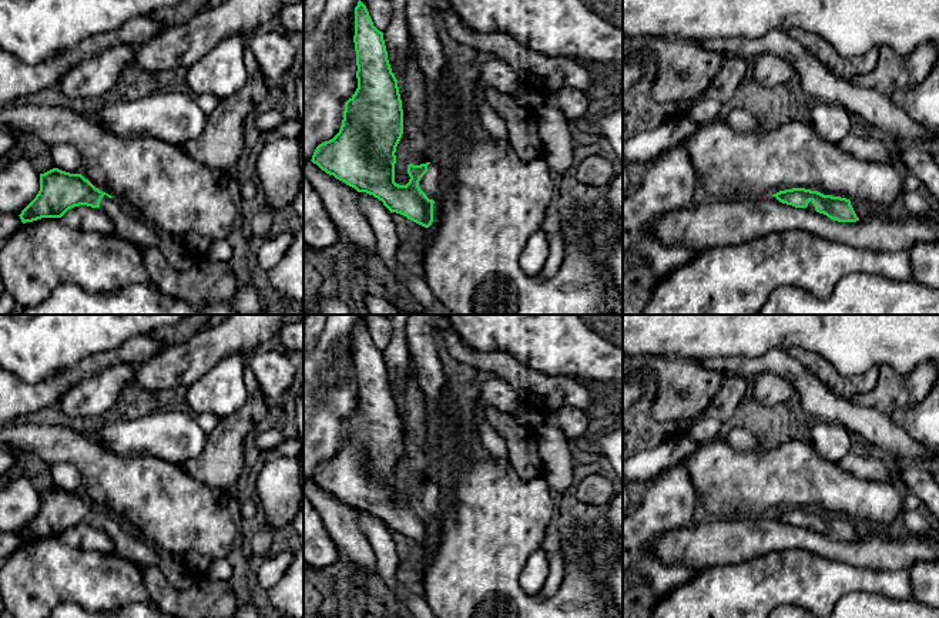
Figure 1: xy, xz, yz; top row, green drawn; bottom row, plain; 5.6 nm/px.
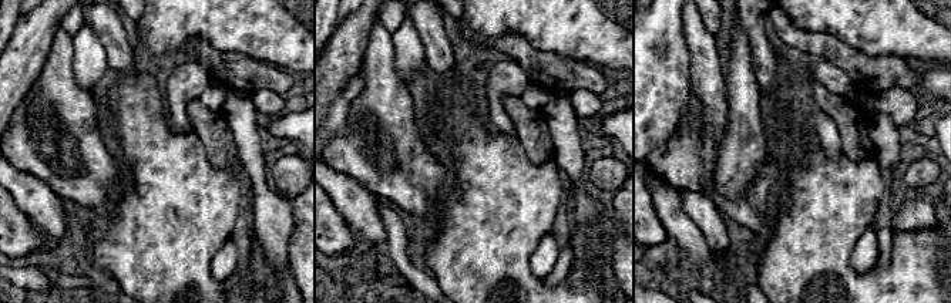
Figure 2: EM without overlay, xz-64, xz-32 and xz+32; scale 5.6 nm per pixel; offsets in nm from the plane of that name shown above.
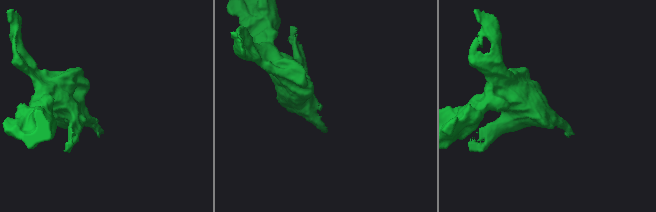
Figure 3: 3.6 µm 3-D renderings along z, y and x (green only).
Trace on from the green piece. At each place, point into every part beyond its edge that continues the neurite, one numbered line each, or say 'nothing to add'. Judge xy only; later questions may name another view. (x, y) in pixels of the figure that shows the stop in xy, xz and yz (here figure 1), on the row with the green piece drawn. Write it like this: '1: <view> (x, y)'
1: xy (128, 225)

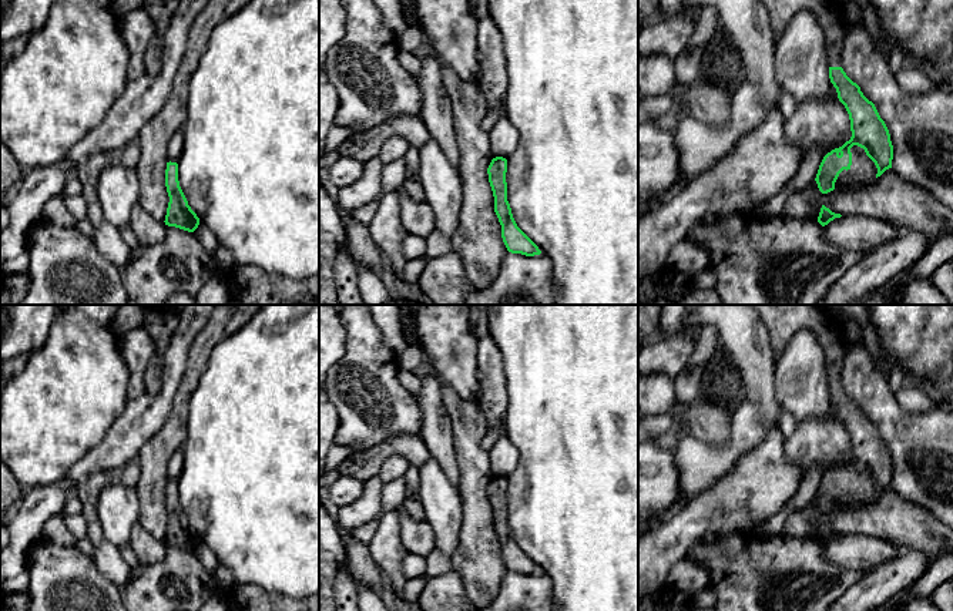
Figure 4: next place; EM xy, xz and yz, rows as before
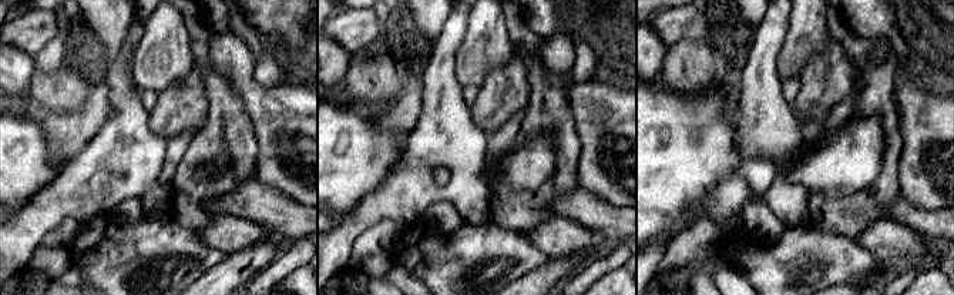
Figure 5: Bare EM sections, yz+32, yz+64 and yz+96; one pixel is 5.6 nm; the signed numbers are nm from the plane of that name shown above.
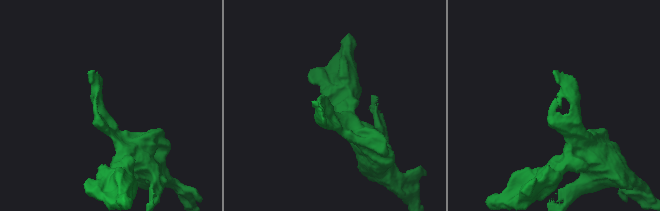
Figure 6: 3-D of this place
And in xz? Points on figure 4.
nothing to add

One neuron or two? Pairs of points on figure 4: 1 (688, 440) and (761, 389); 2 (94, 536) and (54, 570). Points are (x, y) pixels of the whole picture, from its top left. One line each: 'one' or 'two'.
1: one
2: two

